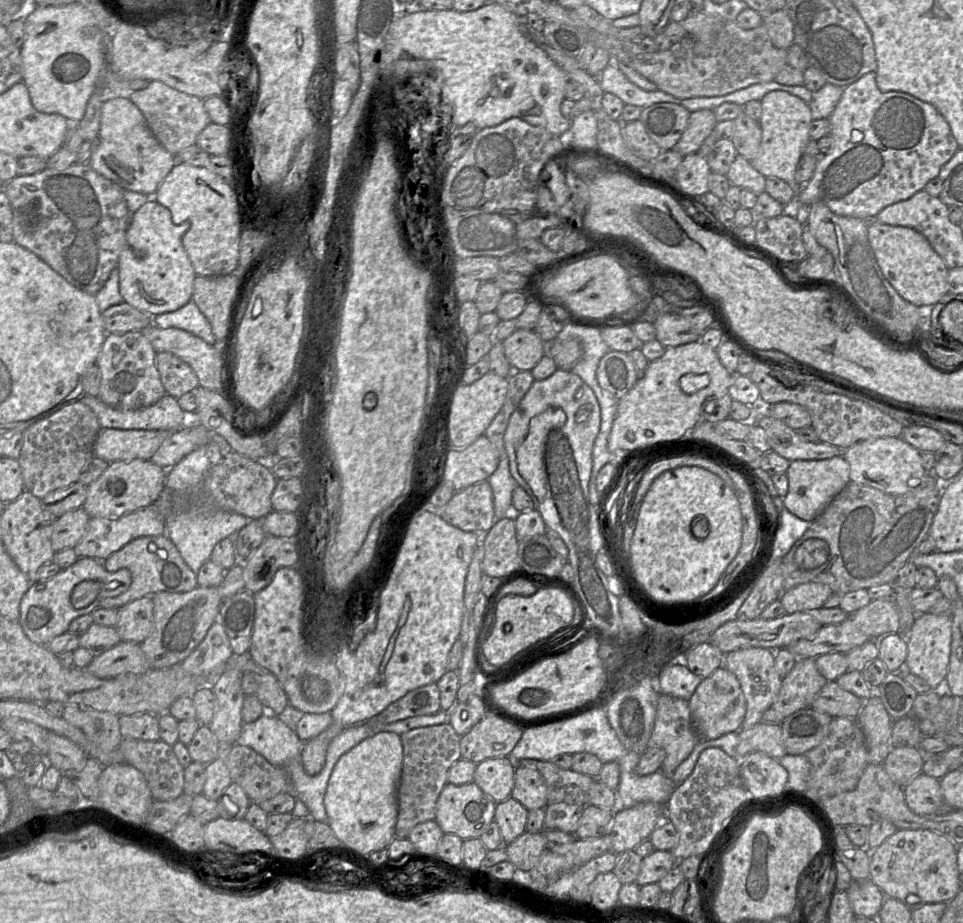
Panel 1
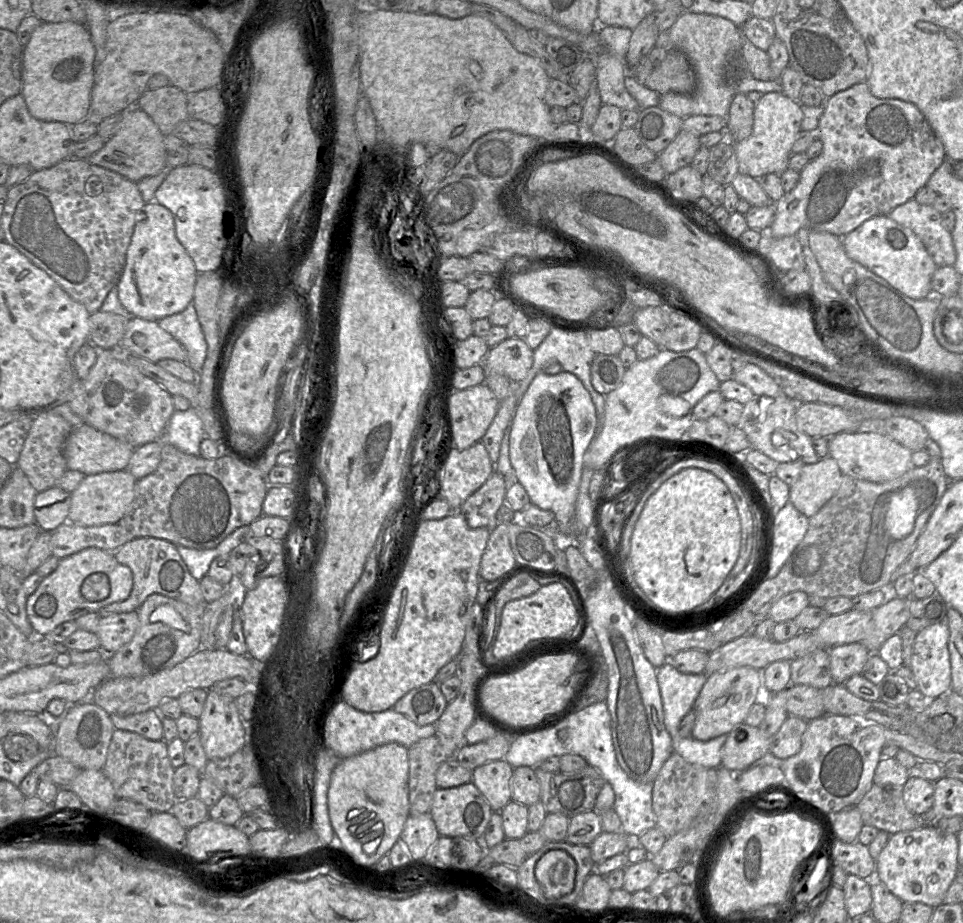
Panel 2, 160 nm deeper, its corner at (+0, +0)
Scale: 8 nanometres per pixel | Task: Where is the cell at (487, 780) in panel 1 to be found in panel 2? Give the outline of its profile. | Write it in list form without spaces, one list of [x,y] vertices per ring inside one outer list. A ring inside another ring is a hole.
[[[505,760],[487,762],[472,771],[472,783],[481,792],[493,812],[501,811],[511,800],[514,768]]]

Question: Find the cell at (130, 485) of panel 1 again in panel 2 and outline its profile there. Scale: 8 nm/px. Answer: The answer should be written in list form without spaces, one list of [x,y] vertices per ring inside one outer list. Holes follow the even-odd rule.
[[[126,469],[86,475],[71,492],[68,522],[82,526],[99,526],[118,523],[128,512],[134,499],[137,479]]]

